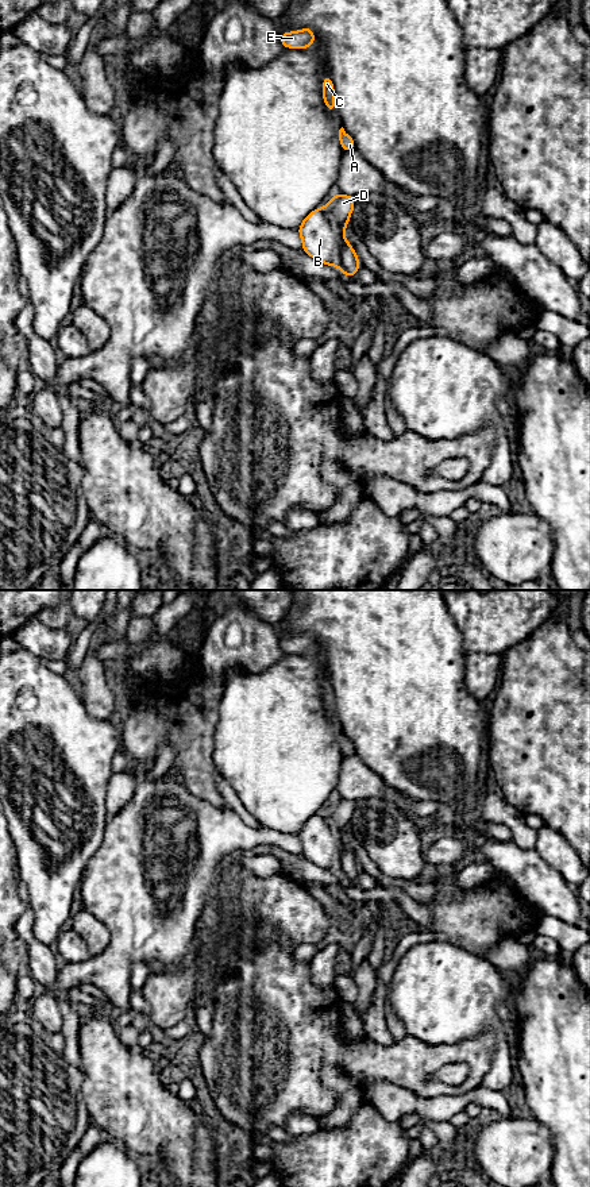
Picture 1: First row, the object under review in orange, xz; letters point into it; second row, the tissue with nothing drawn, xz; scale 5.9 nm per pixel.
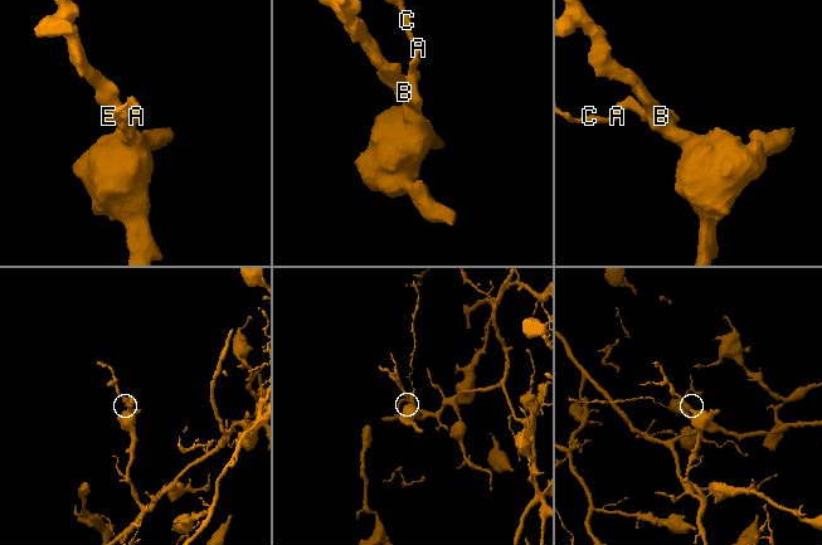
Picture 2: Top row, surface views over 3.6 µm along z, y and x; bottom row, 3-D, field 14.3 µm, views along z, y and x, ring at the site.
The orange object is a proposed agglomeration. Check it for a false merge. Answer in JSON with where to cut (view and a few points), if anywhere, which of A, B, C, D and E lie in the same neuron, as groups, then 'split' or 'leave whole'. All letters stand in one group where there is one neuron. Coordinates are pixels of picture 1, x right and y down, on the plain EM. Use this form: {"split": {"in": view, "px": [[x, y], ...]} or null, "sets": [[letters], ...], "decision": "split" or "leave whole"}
{"split": {"in": "xz", "px": [[326, 812], [339, 843], [336, 870]]}, "sets": [["A", "C", "D", "E"], ["B"]], "decision": "split"}

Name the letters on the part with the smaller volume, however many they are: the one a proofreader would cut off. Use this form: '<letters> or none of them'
A, C, D, E

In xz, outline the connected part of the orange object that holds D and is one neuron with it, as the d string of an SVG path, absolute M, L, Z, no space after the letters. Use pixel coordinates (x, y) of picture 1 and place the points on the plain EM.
M335 798L329 809L327 810L328 820L332 824L340 843L336 871L347 883L351 883L355 878L358 878L360 871L355 855L347 847L343 839L350 826L354 812L355 802L343 798Z

